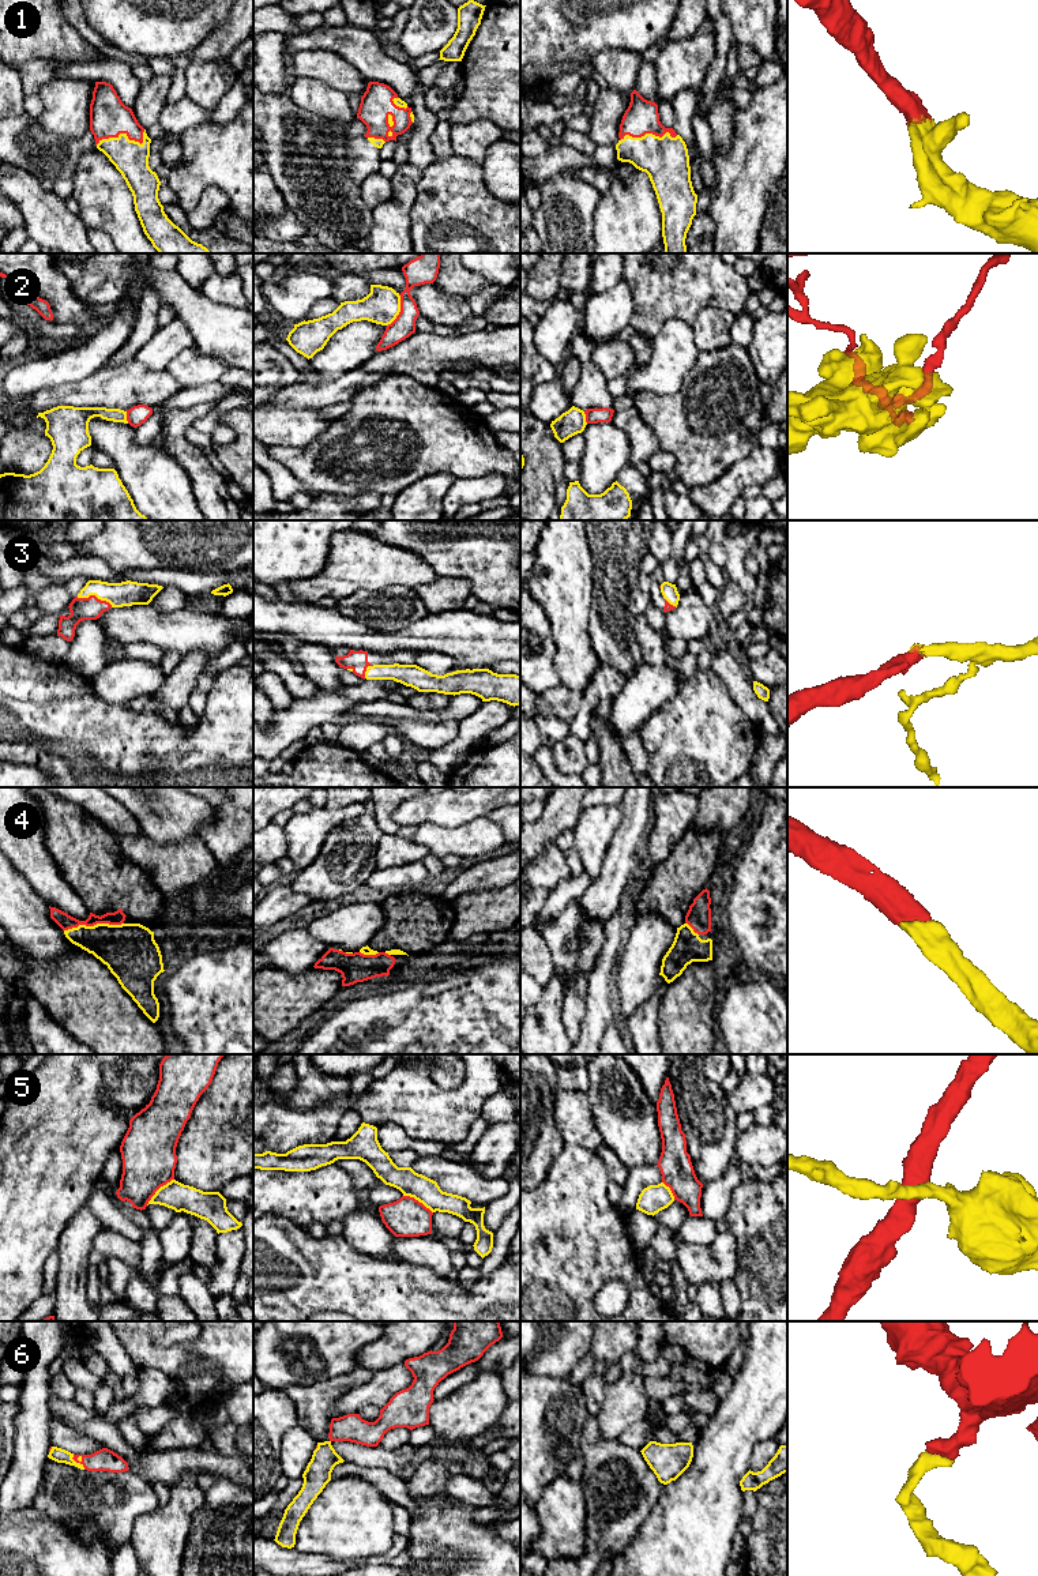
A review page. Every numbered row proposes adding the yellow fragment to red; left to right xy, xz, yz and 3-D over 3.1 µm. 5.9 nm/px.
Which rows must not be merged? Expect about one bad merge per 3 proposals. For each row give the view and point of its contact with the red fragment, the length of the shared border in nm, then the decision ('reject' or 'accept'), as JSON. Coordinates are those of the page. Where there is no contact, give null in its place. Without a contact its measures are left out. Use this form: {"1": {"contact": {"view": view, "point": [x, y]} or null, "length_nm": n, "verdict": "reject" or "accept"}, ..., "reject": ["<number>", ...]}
{"1": {"contact": {"view": "xy", "point": [124, 132]}, "length_nm": 300, "verdict": "accept"}, "2": {"contact": {"view": "xz", "point": [401, 311]}, "length_nm": 200, "verdict": "reject"}, "3": {"contact": {"view": "xy", "point": [94, 595]}, "length_nm": 220, "verdict": "accept"}, "4": {"contact": {"view": "xy", "point": [93, 925]}, "length_nm": 360, "verdict": "accept"}, "5": {"contact": {"view": "xy", "point": [158, 1188]}, "length_nm": 220, "verdict": "reject"}, "6": {"contact": {"view": "xy", "point": [76, 1462]}, "length_nm": 120, "verdict": "accept"}, "reject": ["2", "5"]}

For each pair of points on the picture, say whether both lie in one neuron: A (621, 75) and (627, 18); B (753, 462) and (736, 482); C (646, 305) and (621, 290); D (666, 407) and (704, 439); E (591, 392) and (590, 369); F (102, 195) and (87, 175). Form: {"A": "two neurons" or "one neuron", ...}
{"A": "two neurons", "B": "one neuron", "C": "two neurons", "D": "one neuron", "E": "one neuron", "F": "one neuron"}

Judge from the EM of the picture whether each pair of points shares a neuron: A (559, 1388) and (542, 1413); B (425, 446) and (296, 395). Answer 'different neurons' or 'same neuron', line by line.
A: same neuron
B: different neurons

